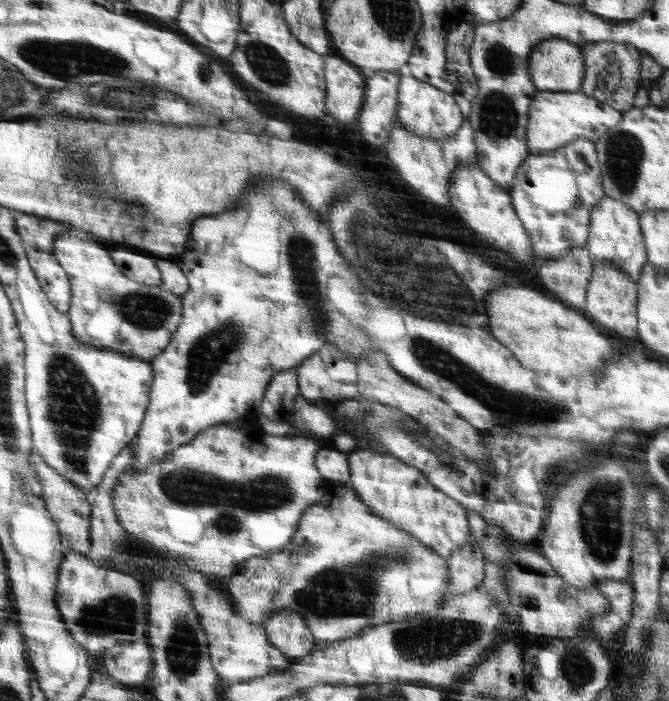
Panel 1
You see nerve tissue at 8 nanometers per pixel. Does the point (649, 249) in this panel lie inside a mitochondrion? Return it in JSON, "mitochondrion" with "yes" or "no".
{"mitochondrion":"no"}

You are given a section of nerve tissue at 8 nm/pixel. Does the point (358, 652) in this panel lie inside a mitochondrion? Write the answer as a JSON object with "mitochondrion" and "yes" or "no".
{"mitochondrion":"no"}

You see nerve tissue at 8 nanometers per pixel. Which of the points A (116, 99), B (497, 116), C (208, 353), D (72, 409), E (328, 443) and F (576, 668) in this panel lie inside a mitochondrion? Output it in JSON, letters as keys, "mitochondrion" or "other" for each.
{"A":"mitochondrion","B":"mitochondrion","C":"mitochondrion","D":"mitochondrion","E":"other","F":"mitochondrion"}

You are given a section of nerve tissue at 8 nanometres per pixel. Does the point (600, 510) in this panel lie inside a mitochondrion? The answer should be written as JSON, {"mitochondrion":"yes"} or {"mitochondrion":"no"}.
{"mitochondrion":"yes"}

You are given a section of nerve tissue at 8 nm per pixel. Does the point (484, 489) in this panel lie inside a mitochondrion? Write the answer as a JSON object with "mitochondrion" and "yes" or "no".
{"mitochondrion":"no"}

